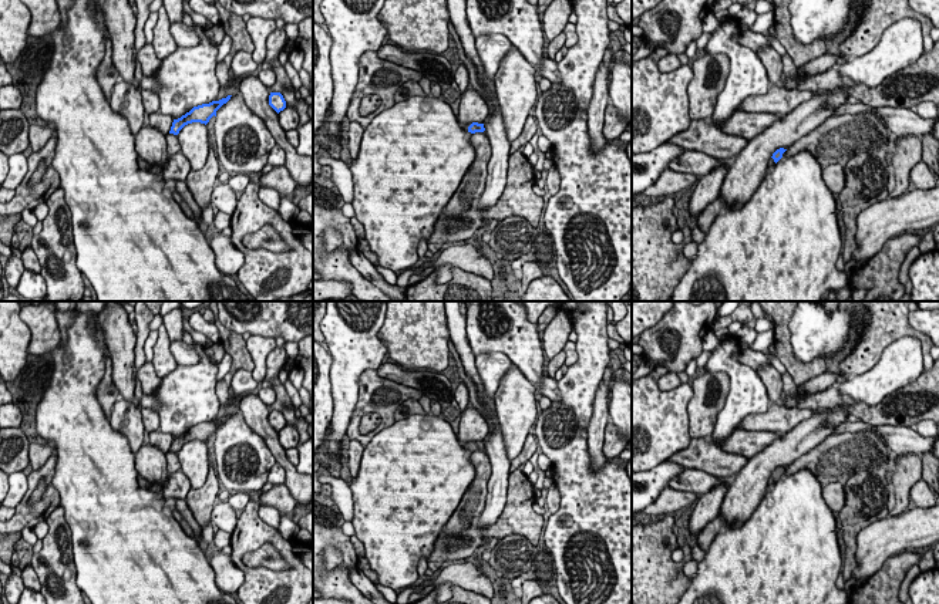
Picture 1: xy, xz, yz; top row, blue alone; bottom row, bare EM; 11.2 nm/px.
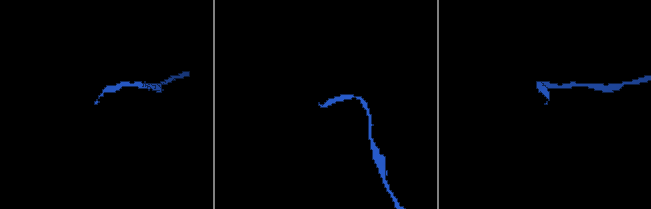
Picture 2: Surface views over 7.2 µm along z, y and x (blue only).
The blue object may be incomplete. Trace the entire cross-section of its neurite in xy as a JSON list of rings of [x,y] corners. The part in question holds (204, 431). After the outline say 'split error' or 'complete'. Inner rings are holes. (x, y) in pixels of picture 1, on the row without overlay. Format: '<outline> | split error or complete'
[[[228,414],[226,416],[222,416],[219,419],[212,419],[209,422],[193,425],[189,431],[186,431],[181,436],[174,438],[169,452],[178,453],[185,443],[192,441],[201,441],[206,443],[213,433],[216,435],[216,429],[223,422],[226,422],[230,418],[230,415],[232,414]]] | complete

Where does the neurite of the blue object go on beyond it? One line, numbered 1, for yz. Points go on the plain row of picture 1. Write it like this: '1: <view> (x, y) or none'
1: none

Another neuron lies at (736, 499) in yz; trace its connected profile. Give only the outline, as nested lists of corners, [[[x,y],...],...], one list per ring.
[[[845,406],[831,408],[829,414],[815,411],[811,418],[801,421],[750,458],[733,479],[723,478],[720,485],[699,497],[687,524],[689,533],[696,536],[718,513],[726,526],[741,527],[764,497],[773,472],[780,466],[788,468],[801,455],[818,446],[839,424],[848,421],[848,415]]]

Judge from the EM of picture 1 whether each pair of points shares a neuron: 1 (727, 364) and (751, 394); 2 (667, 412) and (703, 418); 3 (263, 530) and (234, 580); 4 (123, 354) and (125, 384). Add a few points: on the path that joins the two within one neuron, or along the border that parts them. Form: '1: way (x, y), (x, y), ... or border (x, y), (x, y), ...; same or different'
1: way (734, 371), (744, 381), (746, 387); same
2: border (692, 387), (687, 404), (690, 438); different
3: border (229, 556), (243, 573), (243, 583), (239, 589); different
4: way (124, 361), (124, 377); same

